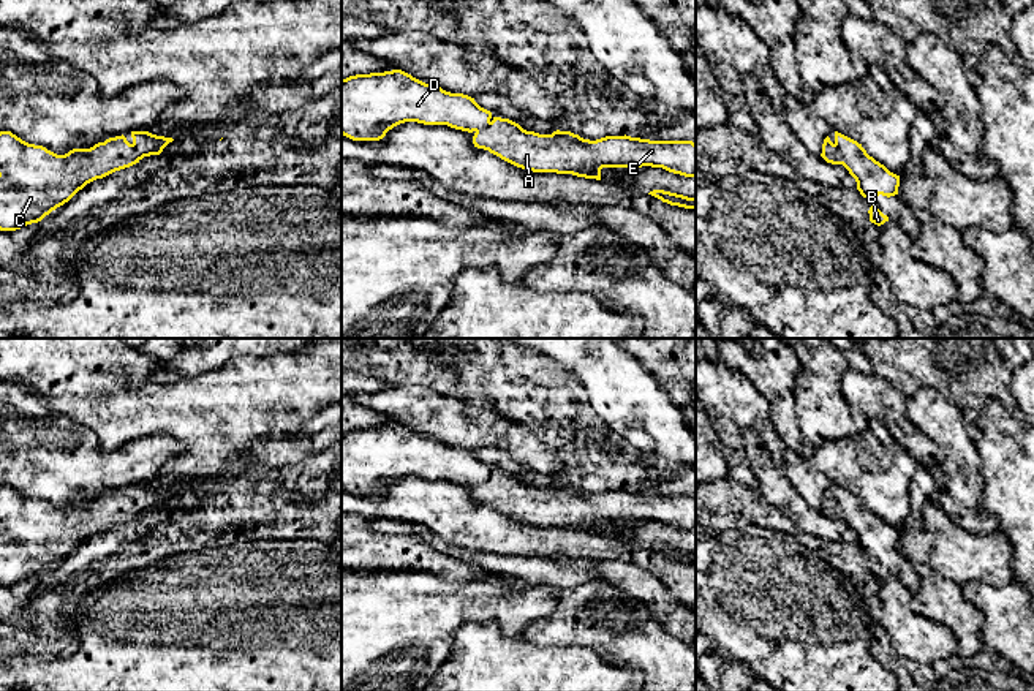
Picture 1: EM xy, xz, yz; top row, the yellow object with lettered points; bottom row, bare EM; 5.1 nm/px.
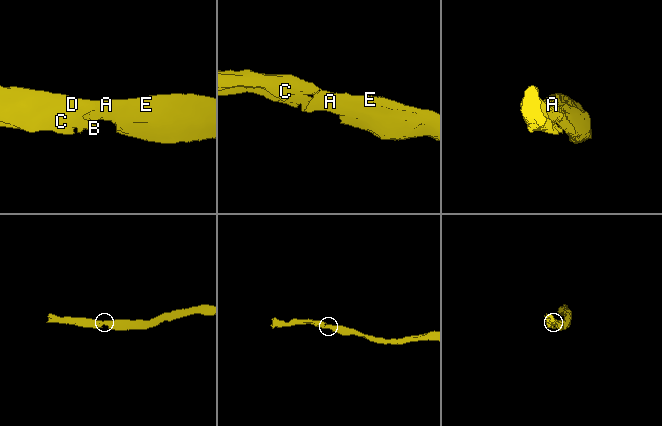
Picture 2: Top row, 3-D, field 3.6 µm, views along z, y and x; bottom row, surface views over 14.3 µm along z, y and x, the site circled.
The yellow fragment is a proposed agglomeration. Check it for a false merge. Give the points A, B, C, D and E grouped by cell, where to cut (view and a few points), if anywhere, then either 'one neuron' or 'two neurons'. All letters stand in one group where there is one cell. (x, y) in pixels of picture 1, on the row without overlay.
groups A B C D E; cut none; one neuron

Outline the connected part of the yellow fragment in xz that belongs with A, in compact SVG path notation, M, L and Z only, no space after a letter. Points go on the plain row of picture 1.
M402 424L342 433L342 489L379 495L405 476L447 479L473 487L473 498L533 527L572 528L601 534L602 522L662 522L696 531L692 495L650 495L631 490L583 493L571 485L539 489L493 471L474 452L425 438Z

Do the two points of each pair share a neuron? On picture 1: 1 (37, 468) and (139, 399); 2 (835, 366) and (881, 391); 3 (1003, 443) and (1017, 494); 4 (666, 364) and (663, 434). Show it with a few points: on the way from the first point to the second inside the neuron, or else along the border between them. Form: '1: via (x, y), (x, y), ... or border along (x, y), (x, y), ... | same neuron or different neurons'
1: border along (70, 418), (106, 449), (127, 443) | different neurons
2: border along (849, 367), (841, 375), (841, 394), (854, 408) | different neurons
3: via (1014, 456), (1017, 459), (1017, 481) | same neuron
4: border along (639, 362), (679, 410) | different neurons

